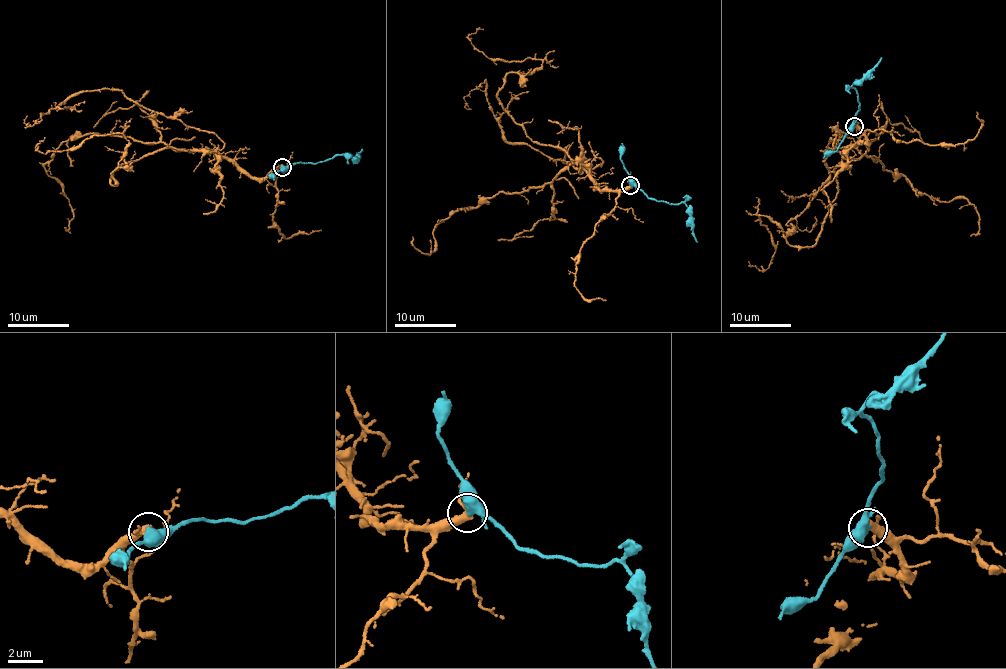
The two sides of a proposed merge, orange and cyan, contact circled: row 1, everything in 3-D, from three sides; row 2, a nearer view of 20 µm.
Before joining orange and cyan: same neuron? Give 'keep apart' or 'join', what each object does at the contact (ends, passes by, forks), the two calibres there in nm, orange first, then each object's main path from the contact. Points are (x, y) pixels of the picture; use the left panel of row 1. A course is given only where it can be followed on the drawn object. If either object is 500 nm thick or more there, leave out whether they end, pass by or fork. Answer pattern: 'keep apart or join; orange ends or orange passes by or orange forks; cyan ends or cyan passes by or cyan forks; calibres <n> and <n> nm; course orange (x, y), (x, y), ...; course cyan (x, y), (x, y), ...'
keep apart; calibres 320 and 550 nm; course orange (282, 166), (259, 179), (218, 153), (168, 147), (122, 165), (113, 185), (120, 133), (44, 154), (44, 137); course cyan (282, 166), (325, 161), (344, 152), (353, 158), (362, 149)

